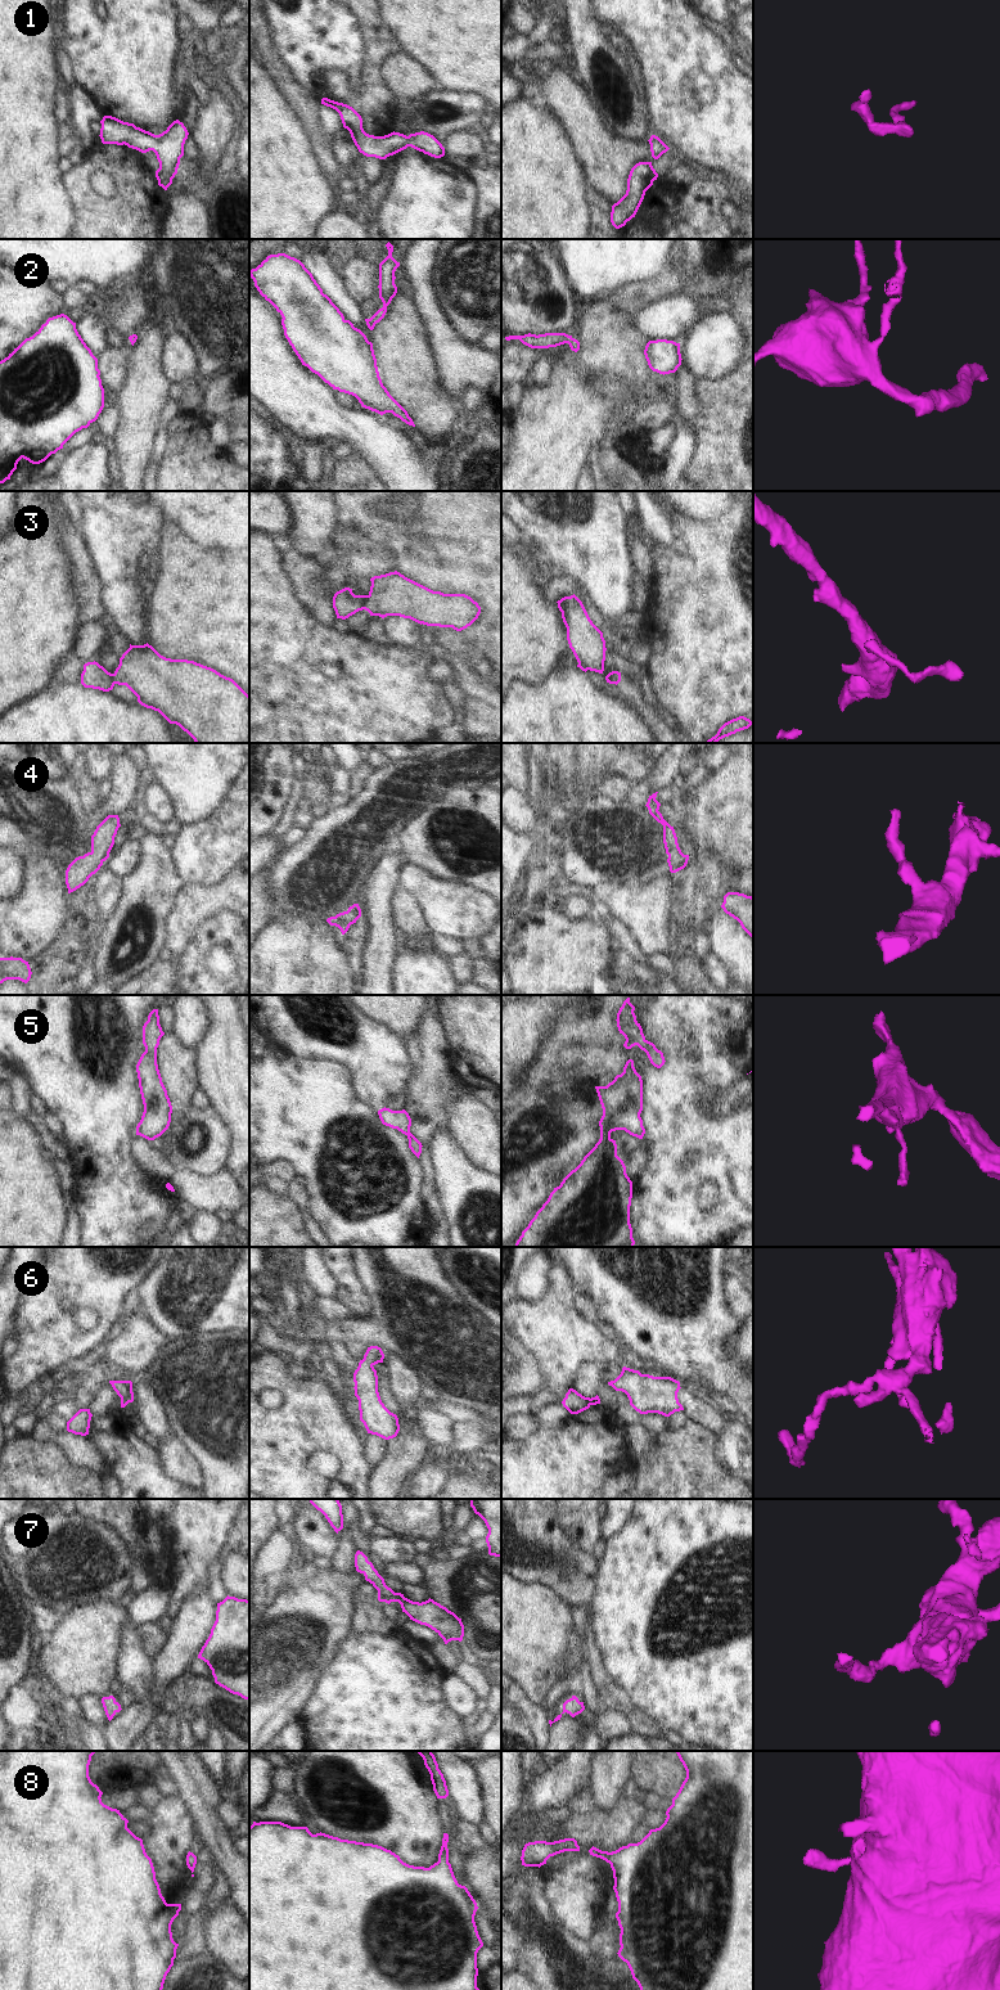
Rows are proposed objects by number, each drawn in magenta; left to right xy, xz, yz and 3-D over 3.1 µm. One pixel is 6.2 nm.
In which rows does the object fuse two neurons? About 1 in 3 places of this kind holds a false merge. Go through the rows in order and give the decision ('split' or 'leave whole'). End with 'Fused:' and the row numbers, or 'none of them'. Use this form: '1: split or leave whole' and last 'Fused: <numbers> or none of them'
1: leave whole
2: leave whole
3: split
4: leave whole
5: leave whole
6: leave whole
7: leave whole
8: leave whole
Fused: 3

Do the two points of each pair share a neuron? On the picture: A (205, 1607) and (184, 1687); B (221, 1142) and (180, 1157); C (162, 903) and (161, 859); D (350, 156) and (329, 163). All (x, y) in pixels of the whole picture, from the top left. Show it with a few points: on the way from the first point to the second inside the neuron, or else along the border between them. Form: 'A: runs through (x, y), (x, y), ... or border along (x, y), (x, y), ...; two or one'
A: border along (179, 1678), (174, 1683); two
B: runs through (211, 1142), (205, 1147), (194, 1147), (190, 1151); one
C: runs through (161, 892), (161, 869); one
D: border along (330, 142), (339, 165); two

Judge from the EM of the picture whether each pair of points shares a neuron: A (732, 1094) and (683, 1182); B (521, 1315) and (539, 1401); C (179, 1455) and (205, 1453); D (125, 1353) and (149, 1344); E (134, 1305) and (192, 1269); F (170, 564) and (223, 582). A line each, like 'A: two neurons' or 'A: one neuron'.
A: two neurons
B: one neuron
C: two neurons
D: one neuron
E: two neurons
F: one neuron

